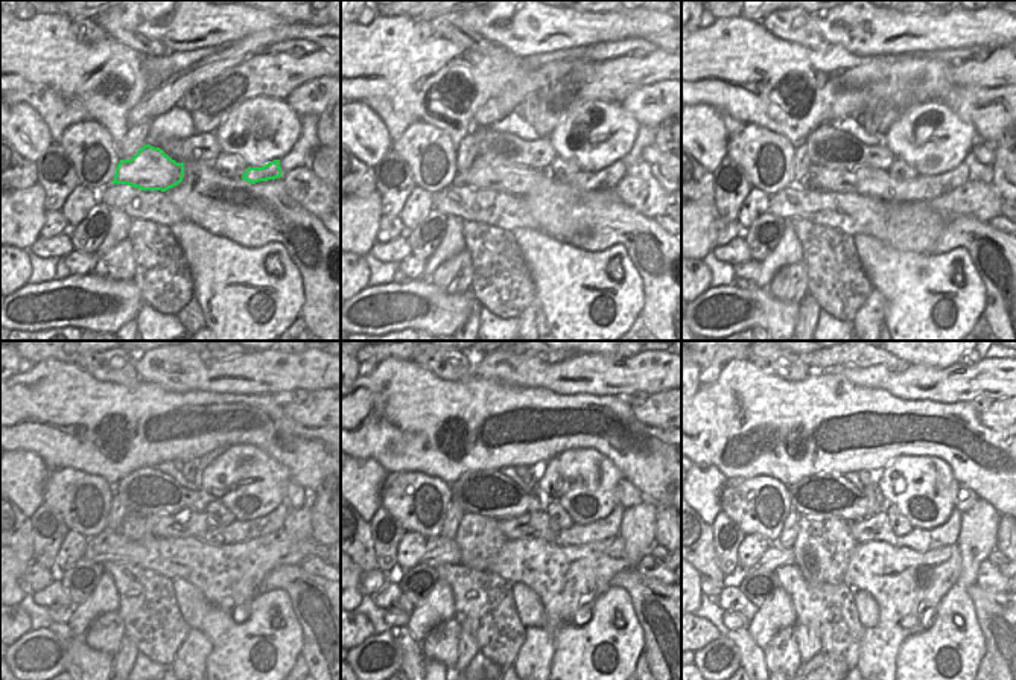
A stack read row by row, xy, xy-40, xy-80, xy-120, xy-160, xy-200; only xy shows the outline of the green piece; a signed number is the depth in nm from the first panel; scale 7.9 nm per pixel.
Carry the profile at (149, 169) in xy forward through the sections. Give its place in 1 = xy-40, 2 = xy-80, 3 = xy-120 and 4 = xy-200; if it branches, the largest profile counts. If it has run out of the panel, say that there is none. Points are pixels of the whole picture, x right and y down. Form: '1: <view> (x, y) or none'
1: xy-40 (485, 174)
2: xy-80 (864, 180)
3: xy-120 (186, 524)
4: xy-200 (876, 527)

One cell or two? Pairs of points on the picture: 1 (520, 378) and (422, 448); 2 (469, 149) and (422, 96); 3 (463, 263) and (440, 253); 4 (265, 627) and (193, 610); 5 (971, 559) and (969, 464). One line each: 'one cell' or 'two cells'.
1: two cells
2: two cells
3: two cells
4: one cell
5: two cells

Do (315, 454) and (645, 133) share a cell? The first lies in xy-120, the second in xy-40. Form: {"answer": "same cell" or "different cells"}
{"answer": "different cells"}

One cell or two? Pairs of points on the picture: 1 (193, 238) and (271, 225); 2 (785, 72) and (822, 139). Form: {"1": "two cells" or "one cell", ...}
{"1": "two cells", "2": "two cells"}

